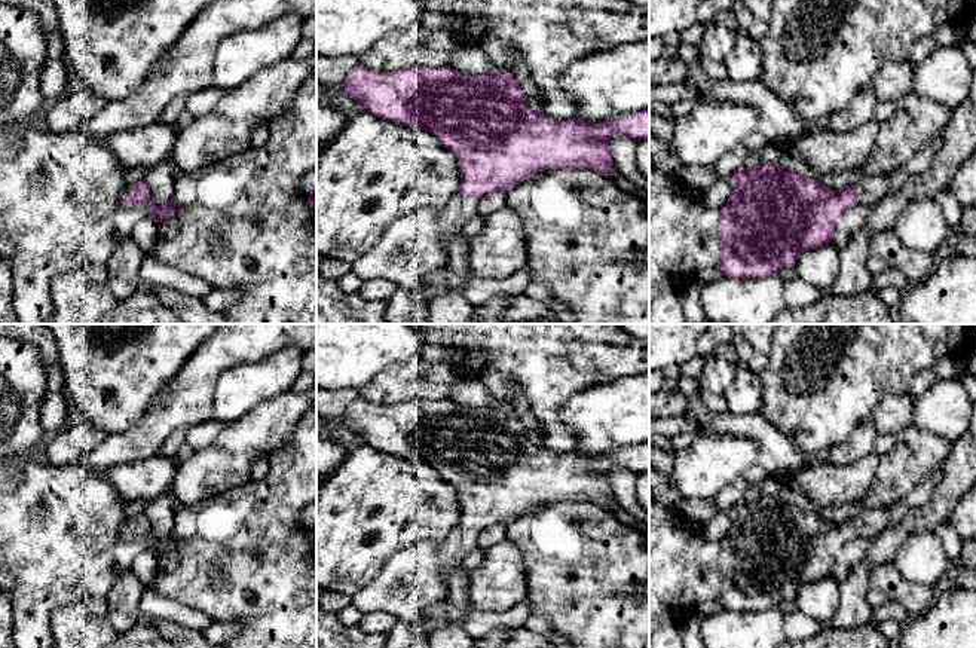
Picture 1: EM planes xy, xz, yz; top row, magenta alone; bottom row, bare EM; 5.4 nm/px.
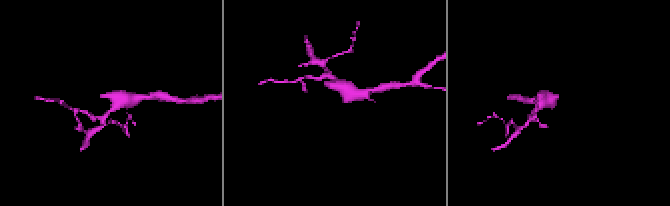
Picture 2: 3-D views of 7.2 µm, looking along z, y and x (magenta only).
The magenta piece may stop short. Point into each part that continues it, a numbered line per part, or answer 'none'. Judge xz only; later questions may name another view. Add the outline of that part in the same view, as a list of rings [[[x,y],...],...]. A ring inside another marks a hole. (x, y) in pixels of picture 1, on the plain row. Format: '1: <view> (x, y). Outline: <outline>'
1: xz (453, 550). Outline: [[[459,525],[438,544],[438,569],[447,586],[450,572],[477,547],[478,532],[463,532]]]

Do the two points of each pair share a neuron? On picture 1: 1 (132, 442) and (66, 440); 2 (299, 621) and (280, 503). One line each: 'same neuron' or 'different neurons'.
1: different neurons
2: same neuron

